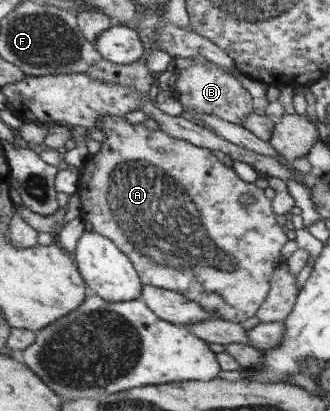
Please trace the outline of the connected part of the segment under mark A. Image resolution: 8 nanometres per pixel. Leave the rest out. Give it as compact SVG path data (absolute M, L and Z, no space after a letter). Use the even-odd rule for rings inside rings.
M107 114L103 118L101 130L105 135L105 139L101 143L102 148L95 155L90 156L81 167L82 180L80 181L80 188L76 191L81 199L81 212L86 213L83 219L88 219L93 230L112 239L131 257L131 261L139 272L144 285L181 292L183 295L187 295L189 299L203 305L207 311L218 313L227 321L241 323L245 319L255 316L269 297L273 272L286 262L282 258L281 251L285 251L285 243L289 243L289 231L286 231L286 227L283 225L283 218L273 211L273 198L268 199L265 191L261 187L257 187L255 183L243 181L235 169L221 163L219 154L208 148L189 143L188 140L173 137L161 129L149 129L143 122L133 124L129 123L123 116ZM245 193L253 193L255 196L255 205L251 208L247 208L241 203L241 195L245 195Z

